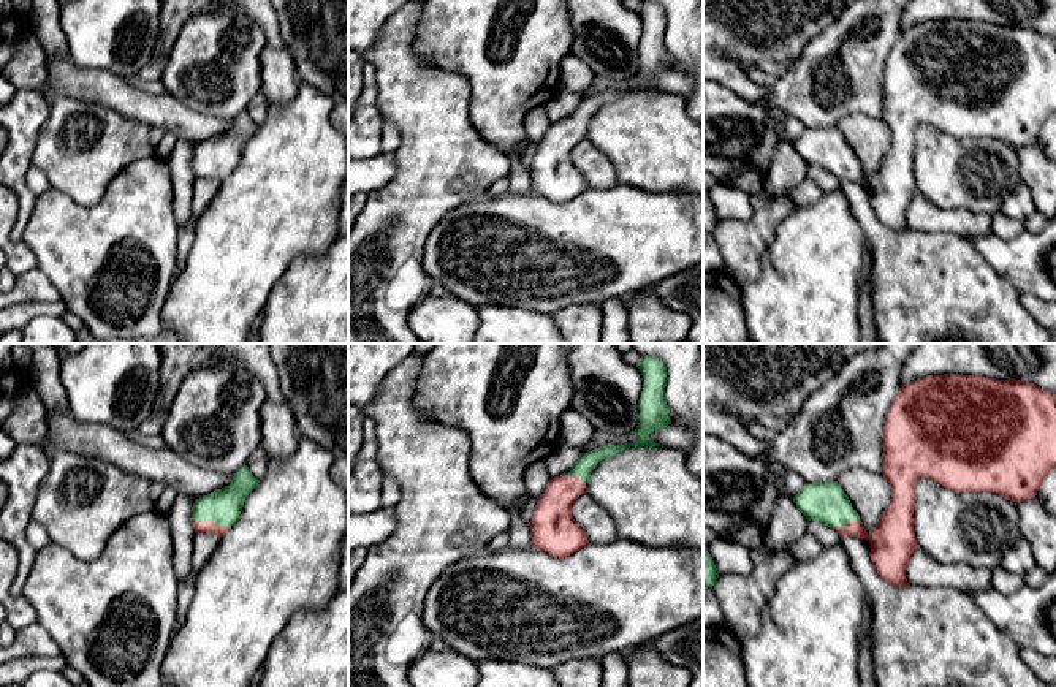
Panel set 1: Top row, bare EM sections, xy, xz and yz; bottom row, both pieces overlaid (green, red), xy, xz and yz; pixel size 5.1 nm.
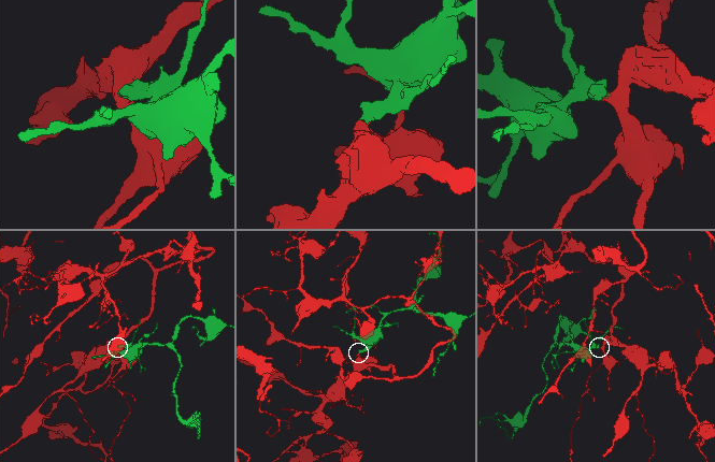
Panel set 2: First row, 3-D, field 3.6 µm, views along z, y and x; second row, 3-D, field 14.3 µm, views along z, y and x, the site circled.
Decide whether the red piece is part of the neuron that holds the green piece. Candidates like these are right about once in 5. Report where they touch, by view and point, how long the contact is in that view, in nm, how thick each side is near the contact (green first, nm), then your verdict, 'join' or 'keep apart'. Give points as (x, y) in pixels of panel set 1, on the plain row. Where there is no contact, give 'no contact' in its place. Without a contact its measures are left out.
contact xy (211, 163); length 200 nm; calibres 180 and 70 nm; join

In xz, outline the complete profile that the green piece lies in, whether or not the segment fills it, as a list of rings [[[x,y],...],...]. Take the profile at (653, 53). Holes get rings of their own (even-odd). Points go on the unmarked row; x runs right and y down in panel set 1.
[[[641,0],[641,8],[636,13],[644,28],[640,43],[640,68],[630,79],[638,79],[640,84],[633,89],[606,89],[592,97],[579,98],[576,109],[567,120],[549,125],[543,139],[537,142],[537,150],[529,166],[534,193],[554,203],[567,203],[587,190],[589,185],[570,155],[584,138],[595,111],[602,104],[630,92],[660,92],[649,84],[649,79],[671,70],[665,46],[667,14],[662,5],[649,0]]]

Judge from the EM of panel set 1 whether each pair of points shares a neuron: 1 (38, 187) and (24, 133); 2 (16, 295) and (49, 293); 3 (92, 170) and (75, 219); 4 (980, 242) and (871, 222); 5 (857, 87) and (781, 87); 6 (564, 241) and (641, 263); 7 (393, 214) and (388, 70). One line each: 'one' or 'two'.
1: two
2: one
3: two
4: two
5: one
6: one
7: one

